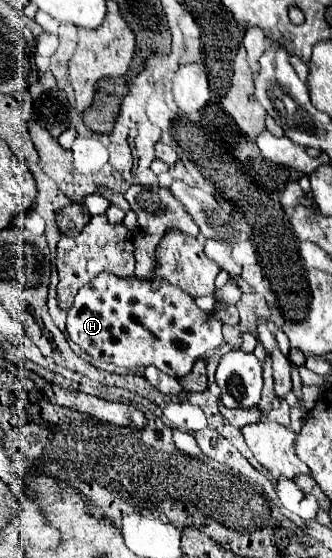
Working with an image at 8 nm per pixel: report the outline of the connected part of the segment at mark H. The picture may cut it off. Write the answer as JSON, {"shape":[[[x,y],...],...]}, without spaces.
{"shape":[[[99,274],[93,282],[85,284],[67,312],[67,332],[69,338],[81,346],[87,354],[91,354],[97,360],[111,362],[115,366],[123,368],[133,368],[133,366],[157,366],[163,374],[183,378],[191,372],[193,364],[203,358],[207,352],[215,350],[221,346],[223,336],[221,336],[221,320],[215,318],[213,314],[201,312],[193,298],[185,294],[181,288],[175,288],[167,282],[161,282],[161,286],[151,290],[149,278],[141,280],[137,276],[127,276],[119,278],[113,274]]]}

